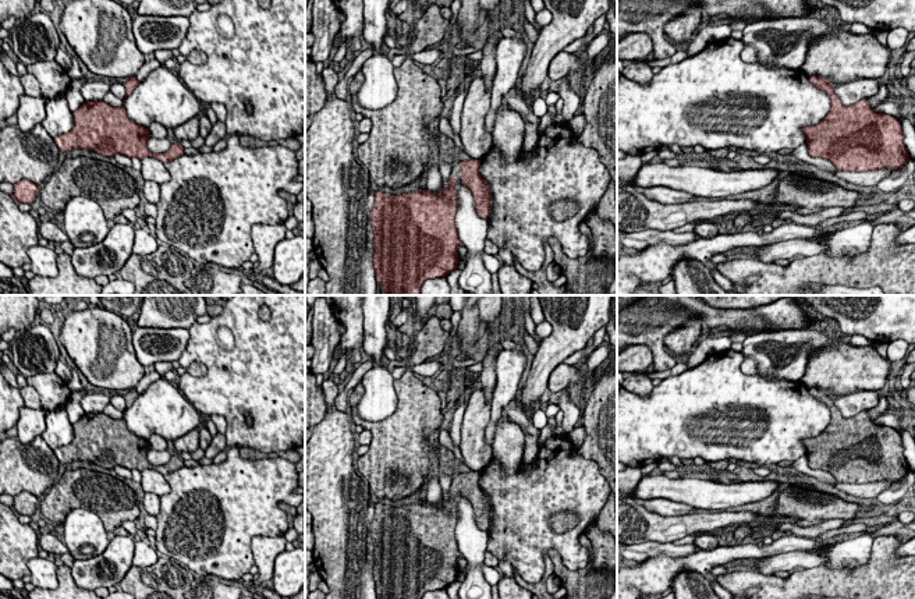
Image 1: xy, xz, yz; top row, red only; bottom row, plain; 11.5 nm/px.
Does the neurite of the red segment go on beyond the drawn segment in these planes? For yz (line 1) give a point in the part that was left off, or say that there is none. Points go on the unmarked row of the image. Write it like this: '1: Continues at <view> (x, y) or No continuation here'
1: No continuation here

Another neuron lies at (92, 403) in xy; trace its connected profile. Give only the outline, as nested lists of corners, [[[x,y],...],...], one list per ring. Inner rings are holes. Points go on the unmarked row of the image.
[[[86,393],[81,401],[85,414],[103,412],[104,407],[110,403],[110,397],[103,393]]]

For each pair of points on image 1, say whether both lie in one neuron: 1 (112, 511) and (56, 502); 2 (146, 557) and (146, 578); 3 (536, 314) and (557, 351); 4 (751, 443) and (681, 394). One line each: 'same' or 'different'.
1: same
2: different
3: different
4: same

